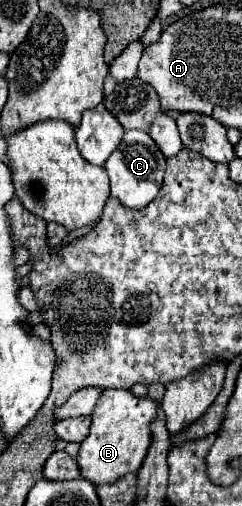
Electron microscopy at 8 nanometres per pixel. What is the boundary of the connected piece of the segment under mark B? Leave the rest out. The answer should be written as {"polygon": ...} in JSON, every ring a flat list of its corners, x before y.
{"polygon":[[104,390,92,412,90,434,82,440,76,458,82,476,94,484,108,484,128,472,138,472,152,442,150,424,156,418,156,408,154,400,138,398,130,390]]}

